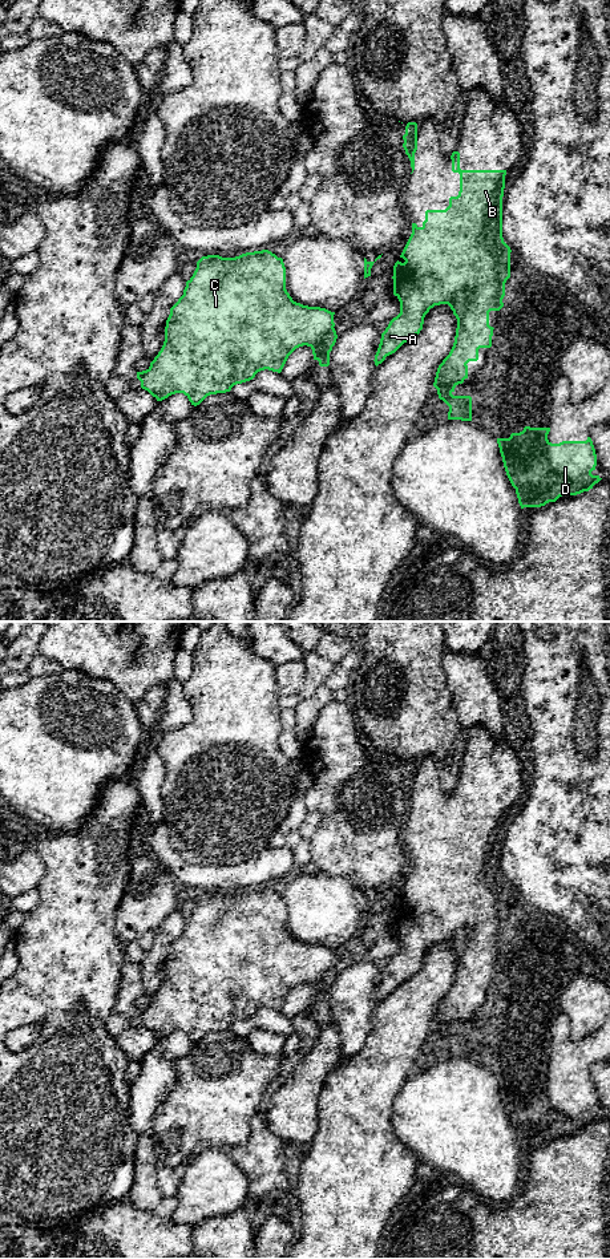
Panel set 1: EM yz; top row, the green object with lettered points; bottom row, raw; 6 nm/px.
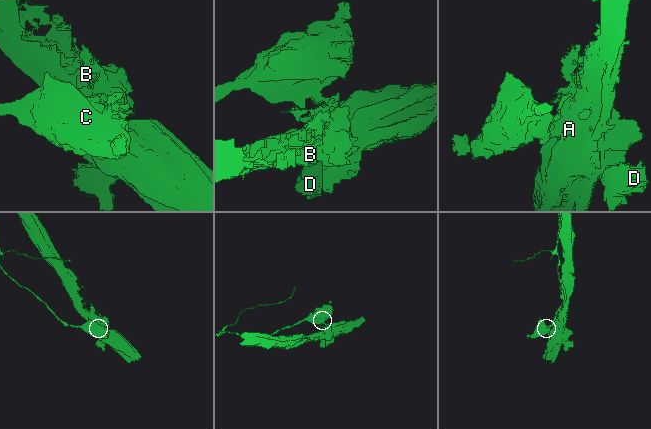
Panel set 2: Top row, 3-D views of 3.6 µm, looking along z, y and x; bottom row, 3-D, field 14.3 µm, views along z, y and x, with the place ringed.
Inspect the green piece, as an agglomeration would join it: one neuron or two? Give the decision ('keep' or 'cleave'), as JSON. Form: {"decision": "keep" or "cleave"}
{"decision": "cleave"}

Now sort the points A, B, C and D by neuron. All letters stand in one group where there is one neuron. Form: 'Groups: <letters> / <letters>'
Groups: A B D / C

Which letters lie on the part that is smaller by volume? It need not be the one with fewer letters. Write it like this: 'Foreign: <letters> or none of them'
Foreign: C

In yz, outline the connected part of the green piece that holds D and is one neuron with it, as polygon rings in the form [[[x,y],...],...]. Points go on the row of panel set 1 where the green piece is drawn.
[[[525,426],[509,438],[497,438],[506,475],[516,489],[518,503],[524,507],[541,507],[556,502],[562,495],[577,495],[593,489],[602,478],[593,475],[597,454],[590,437],[586,441],[562,441],[552,444],[548,440],[550,428]]]

